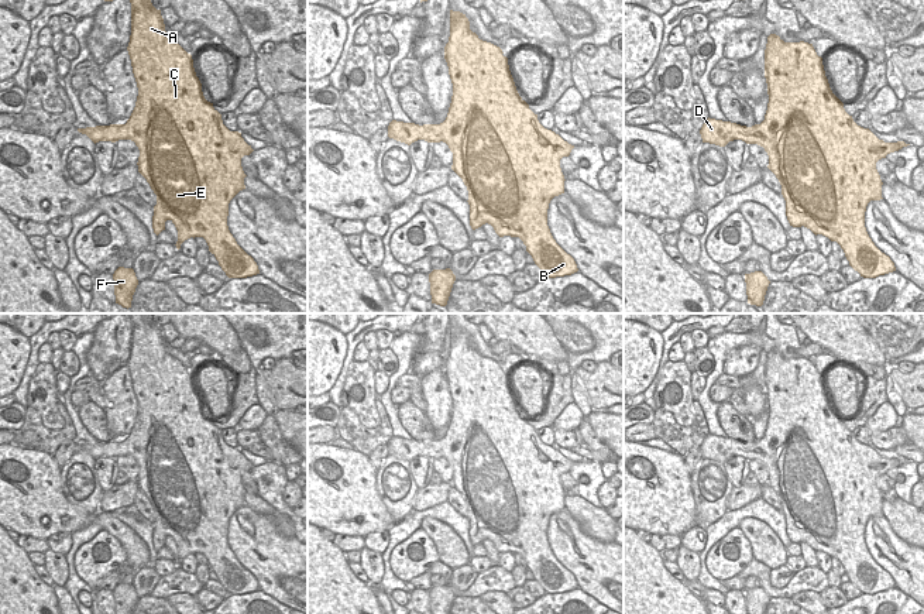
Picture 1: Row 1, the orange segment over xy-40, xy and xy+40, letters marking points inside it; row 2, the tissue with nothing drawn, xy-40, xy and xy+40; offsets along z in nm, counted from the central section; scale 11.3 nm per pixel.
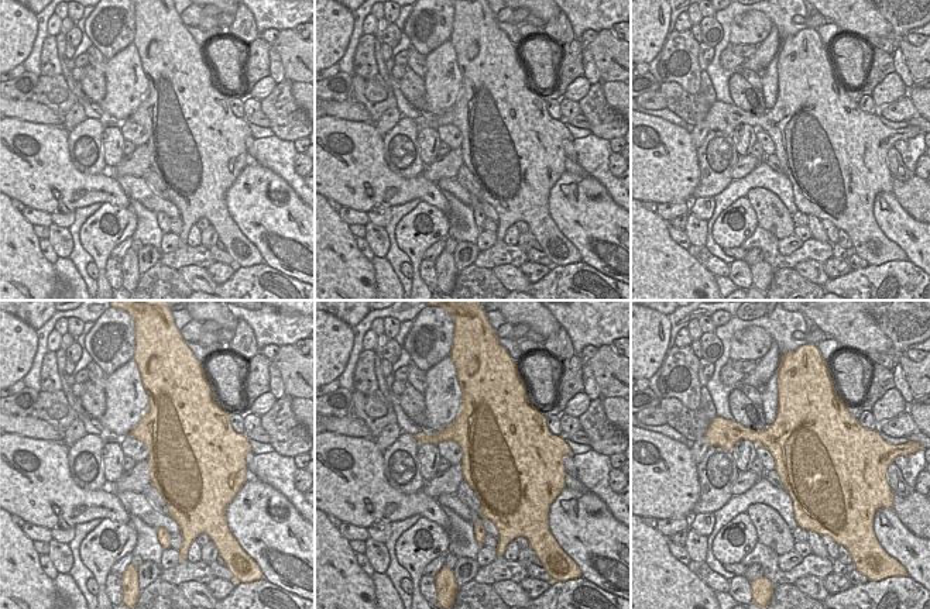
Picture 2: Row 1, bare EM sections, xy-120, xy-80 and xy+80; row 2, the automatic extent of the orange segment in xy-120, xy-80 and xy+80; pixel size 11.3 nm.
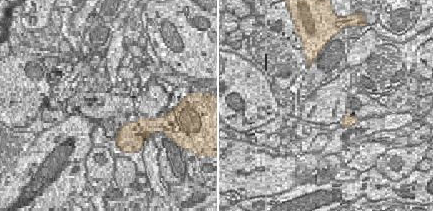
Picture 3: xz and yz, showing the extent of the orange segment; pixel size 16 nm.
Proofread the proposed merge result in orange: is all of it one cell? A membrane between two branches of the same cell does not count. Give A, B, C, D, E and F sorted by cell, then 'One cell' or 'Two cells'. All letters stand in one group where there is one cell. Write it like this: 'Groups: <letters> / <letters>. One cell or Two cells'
Groups: A B C D E F. One cell

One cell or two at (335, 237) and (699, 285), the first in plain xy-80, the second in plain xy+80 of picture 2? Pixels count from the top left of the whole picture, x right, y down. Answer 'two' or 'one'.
one

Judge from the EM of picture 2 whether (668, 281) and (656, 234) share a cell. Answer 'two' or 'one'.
one

